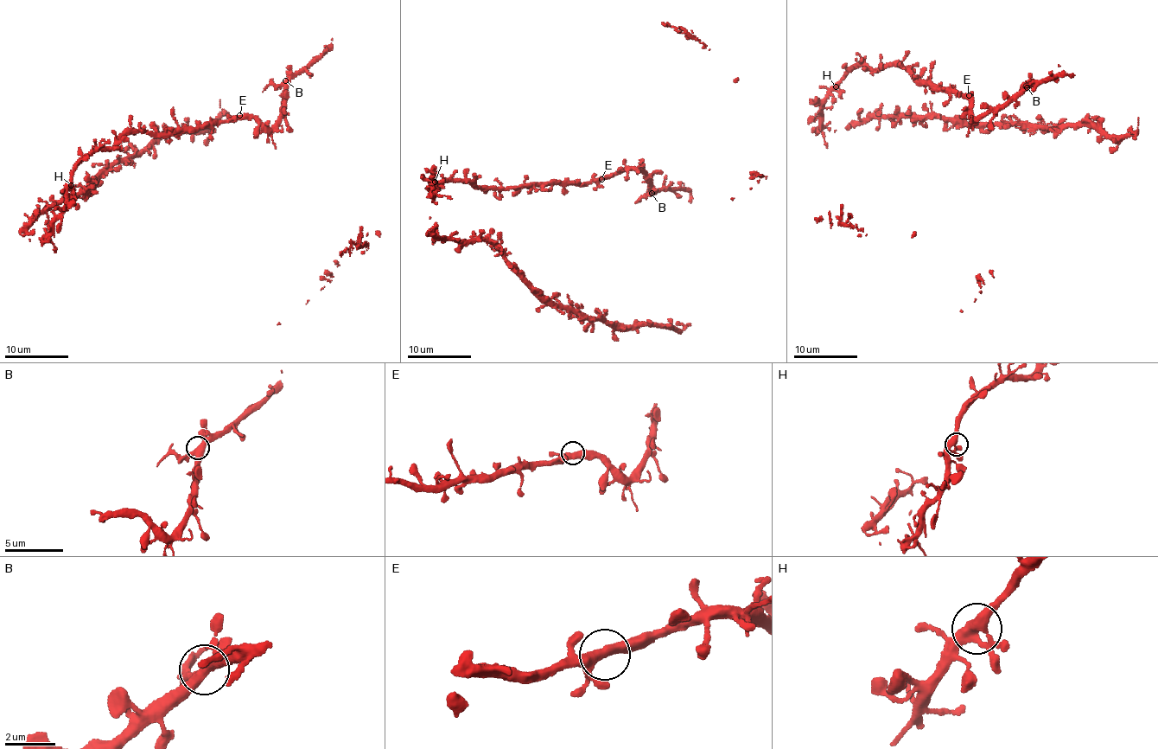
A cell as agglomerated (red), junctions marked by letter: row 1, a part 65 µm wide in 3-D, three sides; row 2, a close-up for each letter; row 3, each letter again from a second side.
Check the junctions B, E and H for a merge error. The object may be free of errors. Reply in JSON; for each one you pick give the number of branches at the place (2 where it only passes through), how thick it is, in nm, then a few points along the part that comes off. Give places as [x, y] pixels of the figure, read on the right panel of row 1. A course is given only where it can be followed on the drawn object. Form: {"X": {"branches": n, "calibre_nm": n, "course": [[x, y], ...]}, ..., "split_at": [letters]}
{"B": {"branches": 3, "calibre_nm": 360}, "split_at": ["B"]}

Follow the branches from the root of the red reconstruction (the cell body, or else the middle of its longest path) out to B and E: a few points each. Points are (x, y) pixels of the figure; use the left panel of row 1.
B: (67, 190), (79, 163), (95, 150), (117, 147), (124, 135), (162, 134), (255, 118), (276, 128), (285, 80)
E: (67, 190), (79, 163), (95, 150), (117, 147), (124, 135), (203, 128), (234, 121), (239, 115)

